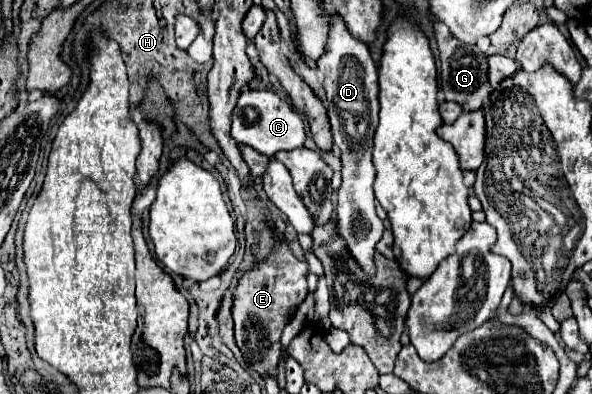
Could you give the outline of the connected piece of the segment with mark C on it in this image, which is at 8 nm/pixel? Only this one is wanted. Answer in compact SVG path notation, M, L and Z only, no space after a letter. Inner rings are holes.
M243 89L243 93L239 95L235 113L231 115L231 137L237 143L249 145L253 149L257 149L259 153L273 157L277 151L291 151L303 145L305 141L305 129L303 129L303 121L301 117L277 95L271 91L253 91L253 89ZM251 105L257 111L257 119L253 123L245 123L243 121L243 109Z

